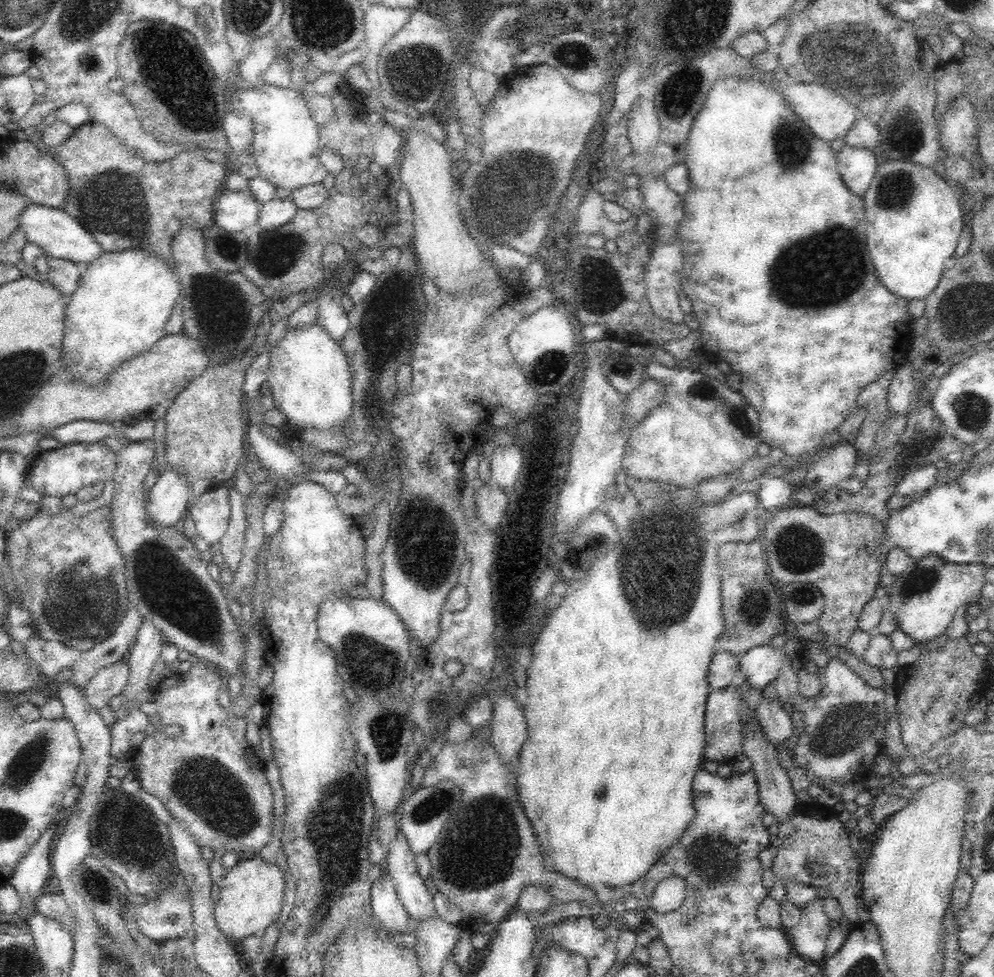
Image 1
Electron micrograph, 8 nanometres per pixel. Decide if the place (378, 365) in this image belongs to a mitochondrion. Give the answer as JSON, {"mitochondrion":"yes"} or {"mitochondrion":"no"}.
{"mitochondrion":"yes"}

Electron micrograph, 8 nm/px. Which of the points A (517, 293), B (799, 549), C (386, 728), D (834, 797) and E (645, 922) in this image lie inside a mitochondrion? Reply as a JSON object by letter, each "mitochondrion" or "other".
{"A":"other","B":"mitochondrion","C":"mitochondrion","D":"other","E":"other"}

